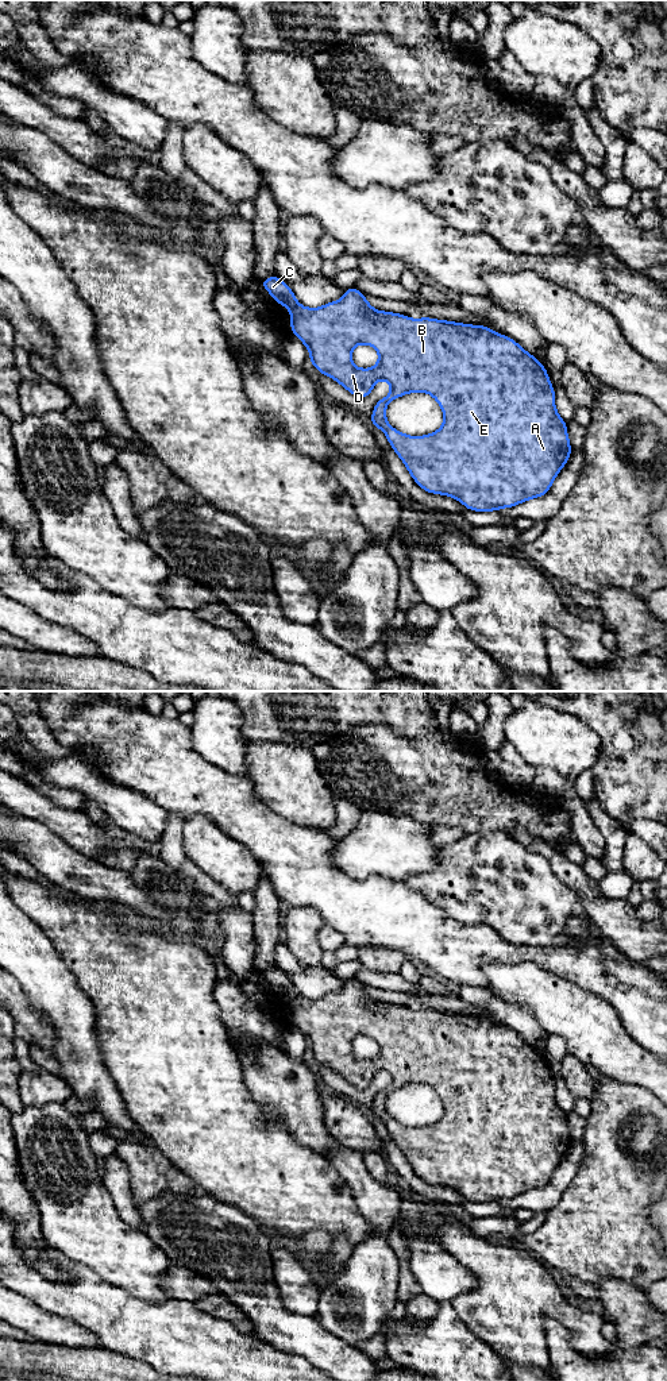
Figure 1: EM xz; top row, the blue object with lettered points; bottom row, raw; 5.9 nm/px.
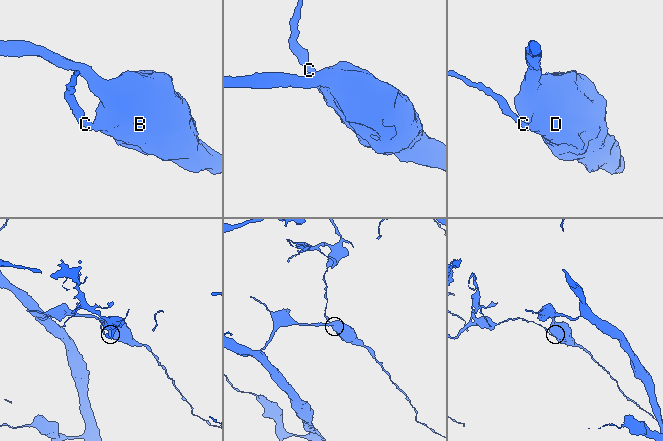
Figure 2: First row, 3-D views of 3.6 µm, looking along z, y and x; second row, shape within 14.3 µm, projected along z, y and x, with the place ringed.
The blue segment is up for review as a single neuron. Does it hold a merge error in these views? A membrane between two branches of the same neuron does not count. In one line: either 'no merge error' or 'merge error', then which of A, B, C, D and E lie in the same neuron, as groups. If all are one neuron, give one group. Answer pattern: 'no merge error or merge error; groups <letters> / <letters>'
merge error; groups A B D E / C

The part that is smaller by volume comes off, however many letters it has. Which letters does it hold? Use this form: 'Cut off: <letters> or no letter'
Cut off: C

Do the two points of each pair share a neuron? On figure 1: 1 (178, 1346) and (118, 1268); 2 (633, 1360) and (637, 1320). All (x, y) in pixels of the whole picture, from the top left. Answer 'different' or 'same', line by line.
1: different
2: different

